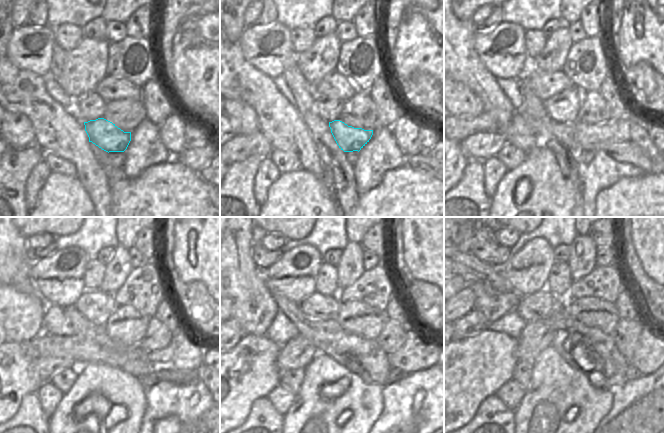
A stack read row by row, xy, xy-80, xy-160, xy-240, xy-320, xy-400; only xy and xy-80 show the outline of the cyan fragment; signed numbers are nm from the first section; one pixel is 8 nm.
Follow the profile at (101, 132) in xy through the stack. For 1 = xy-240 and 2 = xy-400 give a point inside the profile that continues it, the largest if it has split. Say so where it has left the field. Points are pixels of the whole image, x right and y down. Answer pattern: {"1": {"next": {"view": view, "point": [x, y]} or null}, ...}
{"1": {"next": {"view": "xy-240", "point": [183, 353]}}, "2": {"next": {"view": "xy-400", "point": [647, 358]}}}

